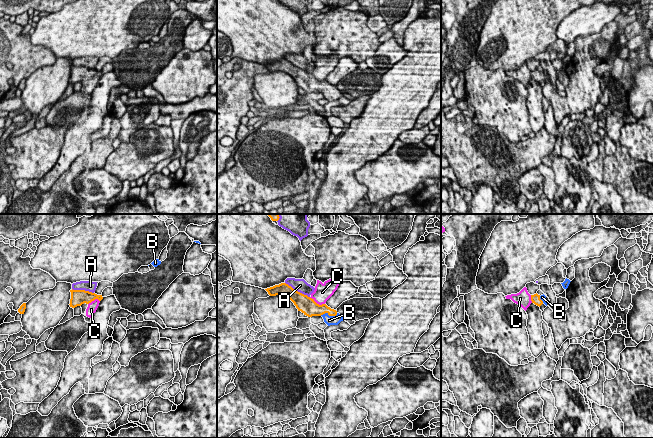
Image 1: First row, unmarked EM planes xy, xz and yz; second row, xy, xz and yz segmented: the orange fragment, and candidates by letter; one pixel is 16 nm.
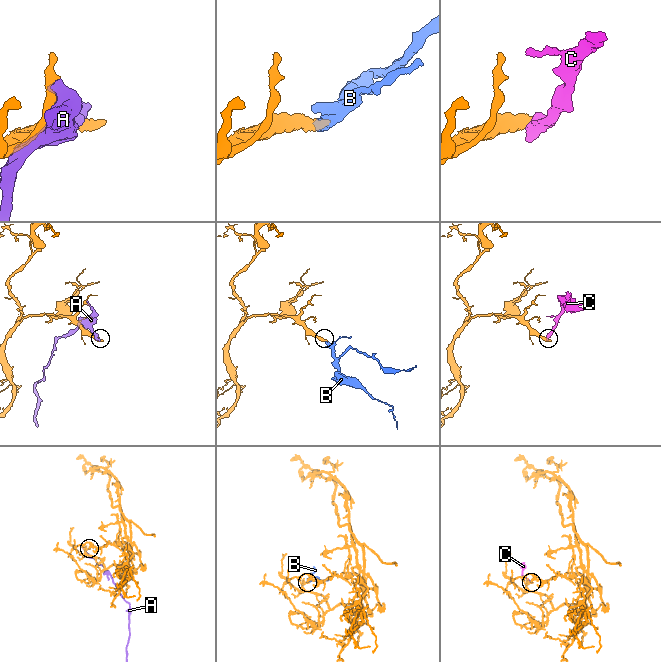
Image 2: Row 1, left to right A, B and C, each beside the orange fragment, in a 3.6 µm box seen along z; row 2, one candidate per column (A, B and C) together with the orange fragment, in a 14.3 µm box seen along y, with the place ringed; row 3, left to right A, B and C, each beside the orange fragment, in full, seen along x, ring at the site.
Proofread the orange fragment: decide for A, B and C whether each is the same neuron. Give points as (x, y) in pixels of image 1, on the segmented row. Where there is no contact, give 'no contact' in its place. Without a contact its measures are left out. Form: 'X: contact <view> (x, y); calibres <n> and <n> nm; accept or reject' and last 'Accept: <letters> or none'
A: contact xz (297, 291); calibres 280 and 220 nm; reject
B: contact xz (328, 314); calibres 220 and 160 nm; accept
C: contact xz (316, 303); calibres 280 and 280 nm; reject
Accept: B

